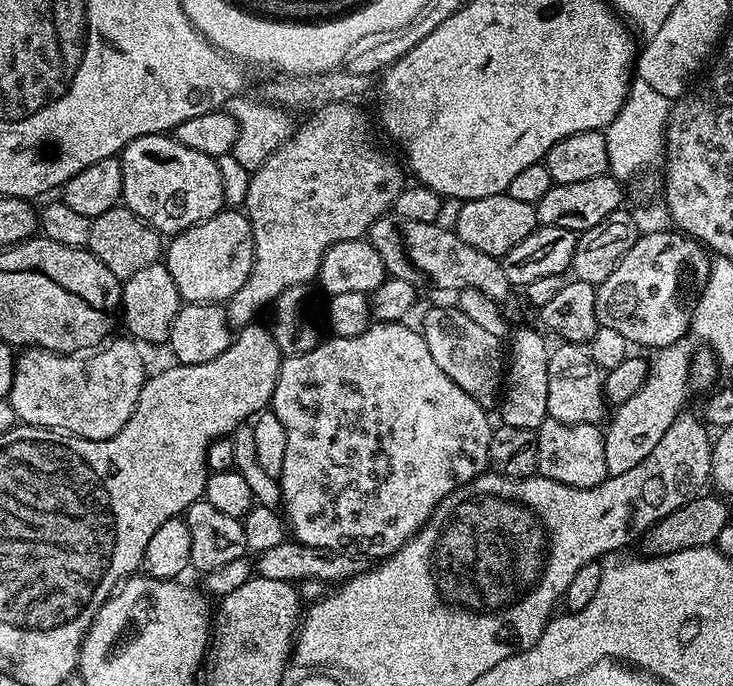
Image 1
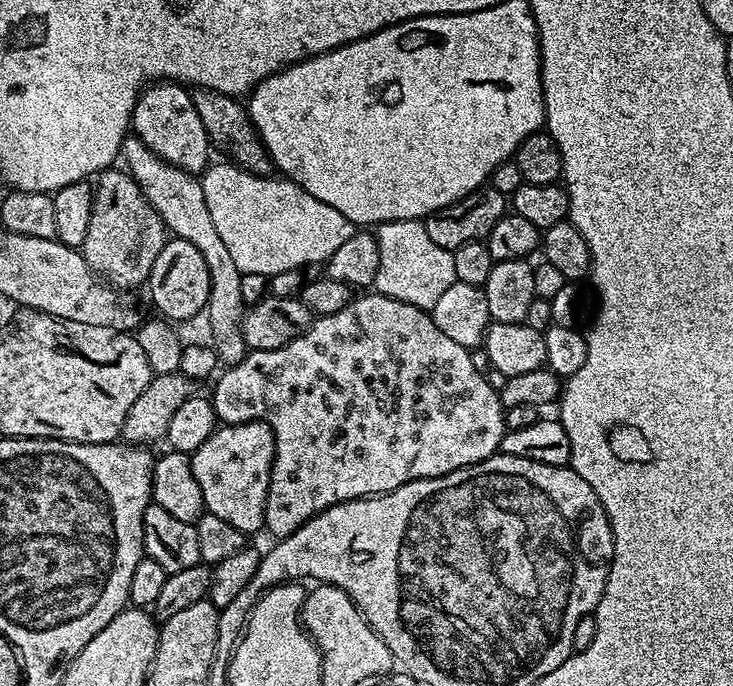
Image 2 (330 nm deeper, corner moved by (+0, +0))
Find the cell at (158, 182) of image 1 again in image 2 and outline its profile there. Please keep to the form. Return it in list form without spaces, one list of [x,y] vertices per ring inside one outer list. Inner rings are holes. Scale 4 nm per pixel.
[[[156,82],[141,92],[132,111],[131,131],[166,162],[184,172],[203,173],[210,163],[208,133],[191,101],[191,91],[175,82]]]

